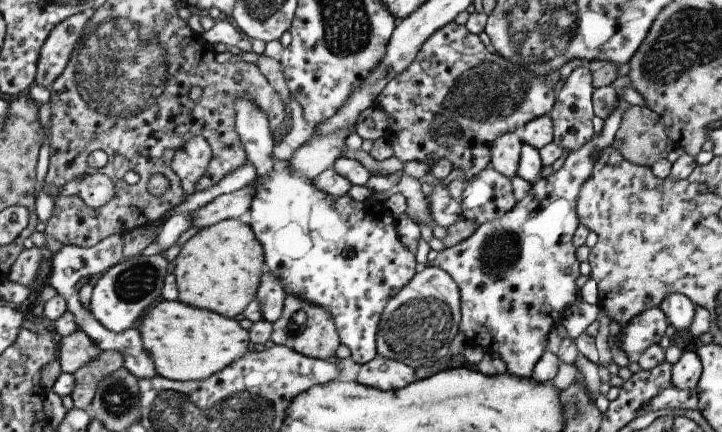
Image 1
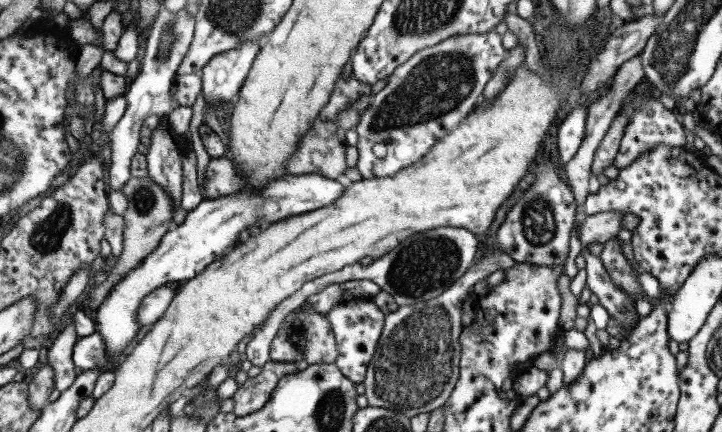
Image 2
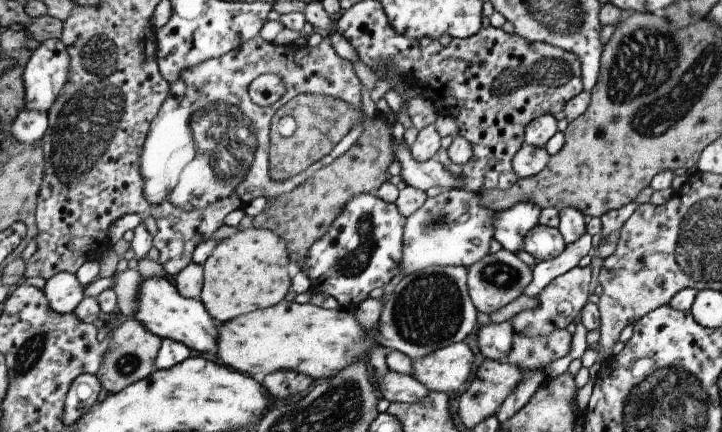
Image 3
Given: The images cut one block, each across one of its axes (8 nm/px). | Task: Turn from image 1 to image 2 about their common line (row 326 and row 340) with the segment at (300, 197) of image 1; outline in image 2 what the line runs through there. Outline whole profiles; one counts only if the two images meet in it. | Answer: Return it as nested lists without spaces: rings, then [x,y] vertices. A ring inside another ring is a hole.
[[[367,298],[346,301],[335,306],[326,316],[330,321],[335,339],[337,340],[338,357],[335,362],[338,370],[353,383],[364,382],[366,371],[376,353],[379,338],[384,326],[385,314]]]

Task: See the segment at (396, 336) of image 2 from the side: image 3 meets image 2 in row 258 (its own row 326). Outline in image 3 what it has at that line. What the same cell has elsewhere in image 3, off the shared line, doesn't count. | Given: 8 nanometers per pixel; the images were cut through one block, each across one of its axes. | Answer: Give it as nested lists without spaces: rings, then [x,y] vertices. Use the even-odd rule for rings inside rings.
[[[512,322],[486,324],[476,329],[480,353],[485,359],[505,361],[513,340]]]

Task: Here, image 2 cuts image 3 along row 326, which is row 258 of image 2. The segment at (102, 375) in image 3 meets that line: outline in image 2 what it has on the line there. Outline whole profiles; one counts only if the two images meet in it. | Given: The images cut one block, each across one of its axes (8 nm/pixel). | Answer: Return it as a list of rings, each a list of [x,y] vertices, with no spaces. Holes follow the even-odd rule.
[[[149,175],[131,176],[128,182],[124,183],[121,188],[128,201],[127,211],[124,212],[124,250],[118,257],[116,266],[112,268],[110,276],[99,286],[94,288],[92,296],[90,296],[90,312],[97,312],[100,305],[104,303],[106,297],[112,293],[112,289],[126,277],[131,271],[140,267],[142,261],[156,251],[156,247],[164,237],[164,234],[174,226],[173,223],[173,200],[169,194],[157,183],[151,180]]]

